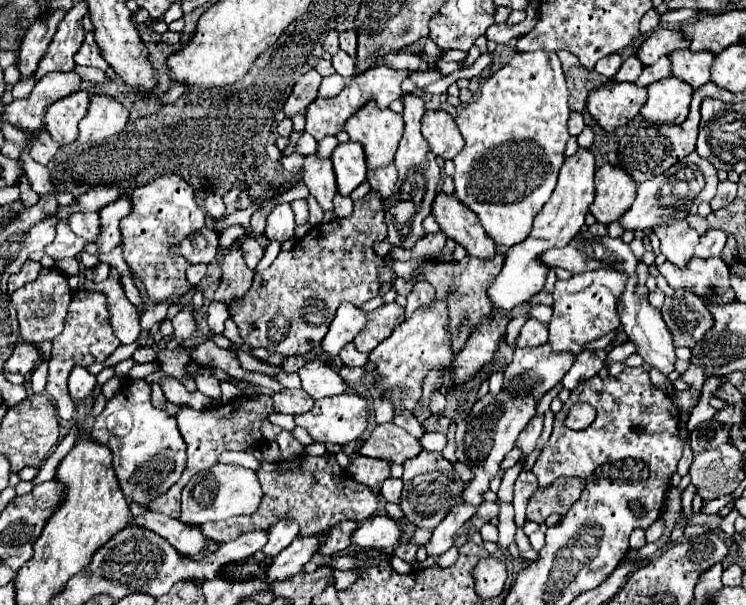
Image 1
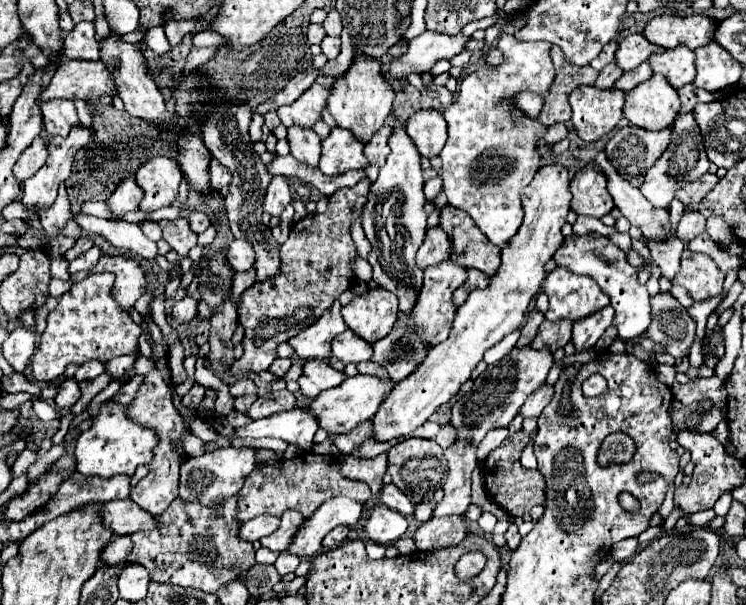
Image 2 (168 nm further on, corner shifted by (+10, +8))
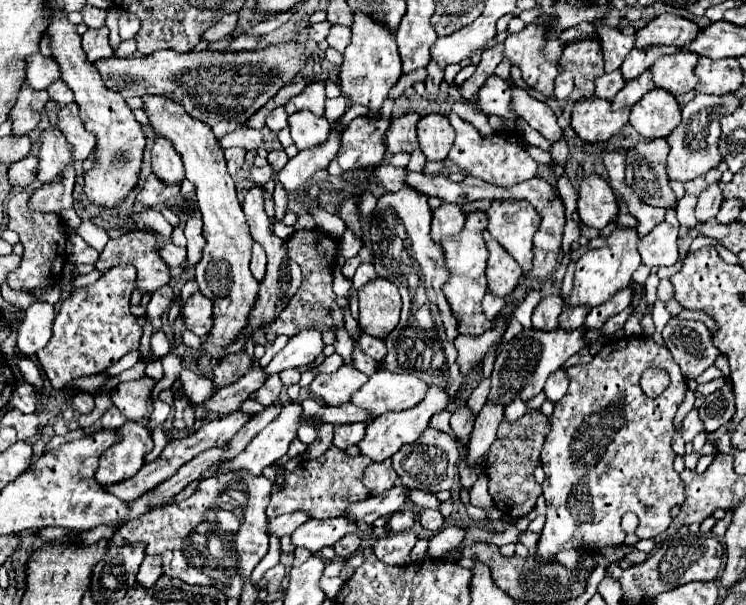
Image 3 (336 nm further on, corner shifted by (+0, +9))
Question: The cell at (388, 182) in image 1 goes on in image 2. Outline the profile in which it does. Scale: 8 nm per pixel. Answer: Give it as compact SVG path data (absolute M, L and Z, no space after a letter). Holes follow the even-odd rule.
M383 126L379 128L373 138L365 144L365 156L369 160L369 164L379 164L383 166L385 164L385 158L389 156L389 136L393 134L393 128L391 126Z

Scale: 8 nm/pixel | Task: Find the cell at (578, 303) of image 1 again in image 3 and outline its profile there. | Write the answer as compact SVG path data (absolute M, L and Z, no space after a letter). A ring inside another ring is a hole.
M617 229L607 238L604 247L591 249L575 261L575 277L573 277L573 289L569 299L565 301L565 307L579 307L585 305L587 309L593 309L597 305L603 305L603 301L609 301L619 289L625 289L631 283L633 271L639 267L641 257L638 251L638 235L635 229Z

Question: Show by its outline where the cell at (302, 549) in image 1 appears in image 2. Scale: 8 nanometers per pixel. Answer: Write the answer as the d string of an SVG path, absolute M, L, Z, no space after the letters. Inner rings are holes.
M337 496L327 500L323 506L317 508L313 518L307 518L305 526L297 532L297 538L293 540L293 546L289 552L301 556L301 558L313 558L321 552L321 540L337 526L357 526L363 512L363 504Z

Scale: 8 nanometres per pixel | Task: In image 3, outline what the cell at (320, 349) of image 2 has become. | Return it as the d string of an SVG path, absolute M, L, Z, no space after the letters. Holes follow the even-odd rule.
M305 329L289 339L289 343L273 357L265 373L279 373L291 367L309 367L323 353L325 343L317 329Z

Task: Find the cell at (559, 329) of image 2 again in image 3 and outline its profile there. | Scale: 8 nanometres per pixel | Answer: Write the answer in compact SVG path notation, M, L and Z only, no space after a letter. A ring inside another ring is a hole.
M585 307L565 309L565 311L559 315L559 327L561 327L561 329L581 329L587 313L589 313L589 311L587 311Z

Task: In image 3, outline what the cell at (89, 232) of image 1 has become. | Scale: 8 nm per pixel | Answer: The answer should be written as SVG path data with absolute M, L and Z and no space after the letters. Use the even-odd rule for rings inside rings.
M165 243L163 247L159 247L159 255L163 257L163 261L169 265L169 267L177 267L181 265L181 261L187 257L187 251L183 247L177 247L173 243Z

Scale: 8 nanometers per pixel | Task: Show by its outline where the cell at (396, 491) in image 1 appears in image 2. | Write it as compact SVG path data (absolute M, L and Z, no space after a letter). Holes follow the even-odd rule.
M393 484L383 486L383 490L381 490L381 502L387 508L397 510L403 516L413 516L413 512L415 512L415 504L397 486L393 486Z

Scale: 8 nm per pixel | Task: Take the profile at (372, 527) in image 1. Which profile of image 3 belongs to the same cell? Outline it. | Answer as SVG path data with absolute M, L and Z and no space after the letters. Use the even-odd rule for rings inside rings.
M413 509L397 511L397 513L393 513L393 515L389 517L389 521L387 521L387 527L389 527L389 531L393 531L393 533L409 531L413 525L415 525L415 511L413 511Z

